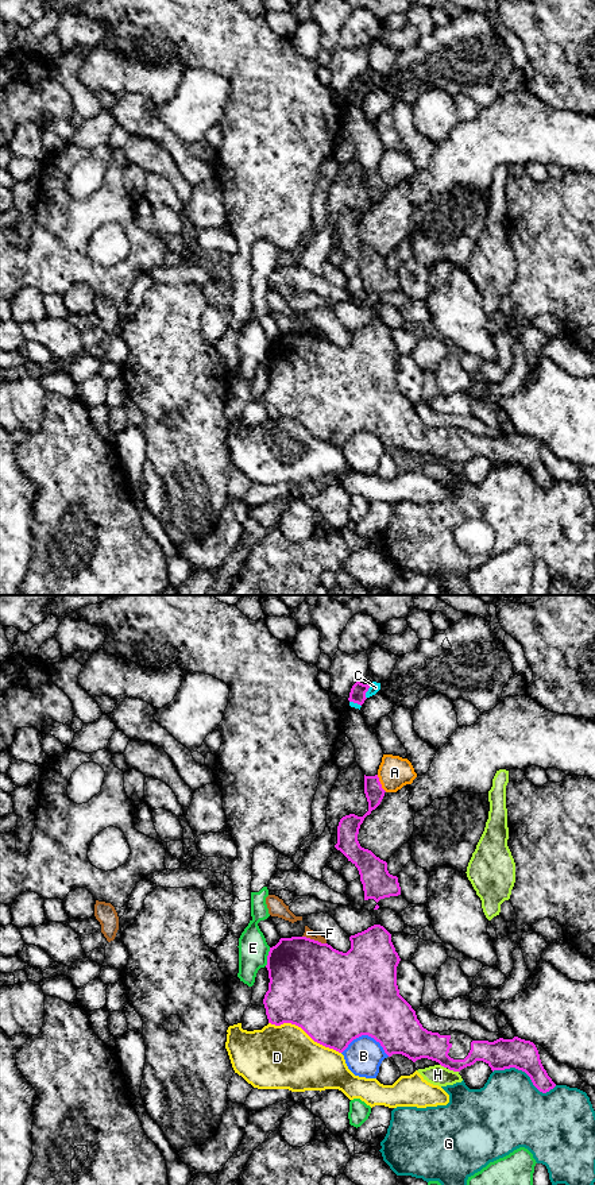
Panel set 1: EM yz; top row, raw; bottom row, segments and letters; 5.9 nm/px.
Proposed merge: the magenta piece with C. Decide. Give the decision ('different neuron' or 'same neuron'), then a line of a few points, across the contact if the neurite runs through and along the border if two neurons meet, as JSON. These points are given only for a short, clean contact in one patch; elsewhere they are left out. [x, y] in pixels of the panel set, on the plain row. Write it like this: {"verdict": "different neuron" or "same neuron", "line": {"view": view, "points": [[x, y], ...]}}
{"verdict": "different neuron", "line": {"view": "yz", "points": [[371, 80], [366, 93]]}}

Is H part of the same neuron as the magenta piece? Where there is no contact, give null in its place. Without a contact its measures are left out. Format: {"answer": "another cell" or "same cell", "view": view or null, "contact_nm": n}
{"answer": "another cell", "view": "yz", "contact_nm": 70}

